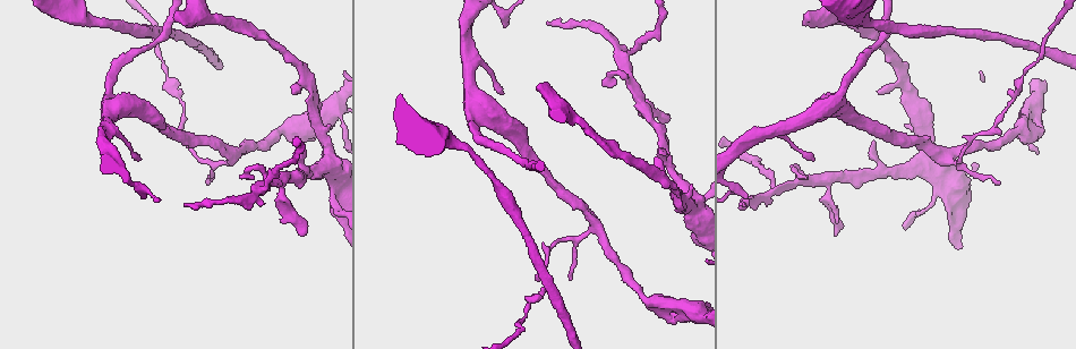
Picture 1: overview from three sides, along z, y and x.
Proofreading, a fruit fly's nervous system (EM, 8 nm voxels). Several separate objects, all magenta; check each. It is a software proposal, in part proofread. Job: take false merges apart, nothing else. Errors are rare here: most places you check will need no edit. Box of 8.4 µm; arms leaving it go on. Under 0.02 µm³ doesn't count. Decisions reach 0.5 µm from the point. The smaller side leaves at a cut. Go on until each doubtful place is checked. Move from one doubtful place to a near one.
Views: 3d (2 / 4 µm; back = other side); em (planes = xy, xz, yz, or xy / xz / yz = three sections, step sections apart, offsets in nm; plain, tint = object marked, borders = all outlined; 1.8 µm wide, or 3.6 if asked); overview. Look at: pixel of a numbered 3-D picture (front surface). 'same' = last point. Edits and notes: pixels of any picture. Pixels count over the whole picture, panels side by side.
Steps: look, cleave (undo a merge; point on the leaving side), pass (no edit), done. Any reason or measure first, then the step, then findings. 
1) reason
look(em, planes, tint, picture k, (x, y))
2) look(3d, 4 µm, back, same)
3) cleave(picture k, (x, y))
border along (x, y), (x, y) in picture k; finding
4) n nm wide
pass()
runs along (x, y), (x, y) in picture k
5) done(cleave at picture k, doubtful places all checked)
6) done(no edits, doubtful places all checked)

abrupt turn
look(em, yz, step 8, tint, picture 1, (1031, 114))

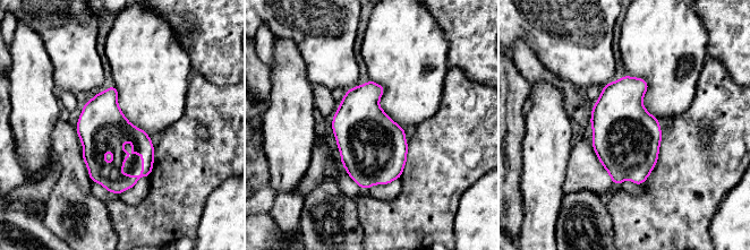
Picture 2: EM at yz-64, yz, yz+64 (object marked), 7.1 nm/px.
cut it another way
look(em, xy, step 16, tint, same)

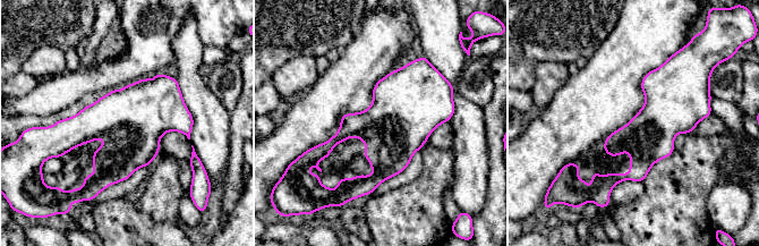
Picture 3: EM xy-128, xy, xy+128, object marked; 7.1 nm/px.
pass()
one neuron here

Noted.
look(em, planes, tint, picture 1, (1021, 128))

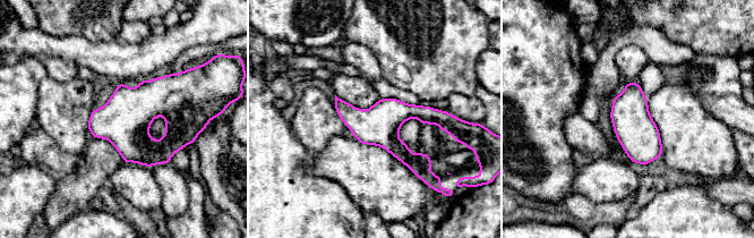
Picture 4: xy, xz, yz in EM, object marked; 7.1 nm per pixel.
280 nm wide
pass()
runs along (337, 101), (352, 116), (443, 115) in picture 4; continuous, no second neuron

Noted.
thin neck
look(em, xz, step 4, tint, picture 1, (310, 92))

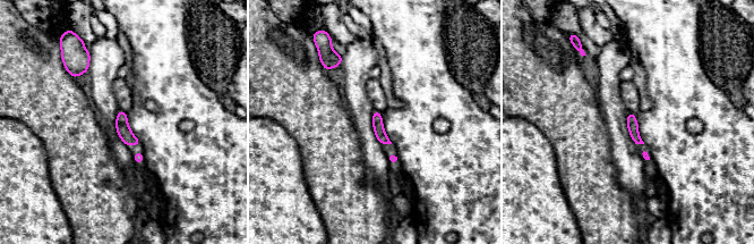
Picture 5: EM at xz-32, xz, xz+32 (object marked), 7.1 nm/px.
another direction
look(em, planes, tint, same)

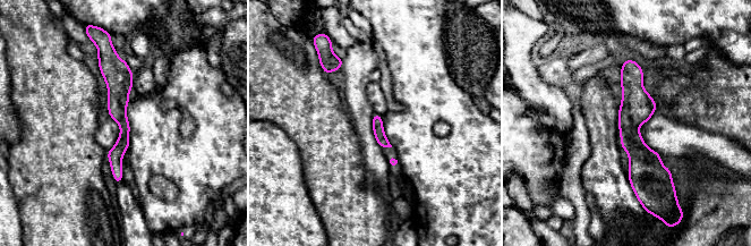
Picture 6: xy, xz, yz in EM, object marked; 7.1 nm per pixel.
80 nm wide
pass()
runs along (628, 62), (641, 192) in picture 6; all the same neuron

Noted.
four arms meet
look(3d, 4 µm, picture 1, (693, 206))

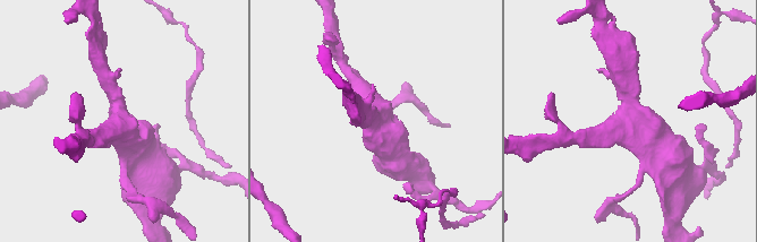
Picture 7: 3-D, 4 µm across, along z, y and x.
4 arms
look(em, 3.6 µm, planes, tint, picture 7, (125, 127))

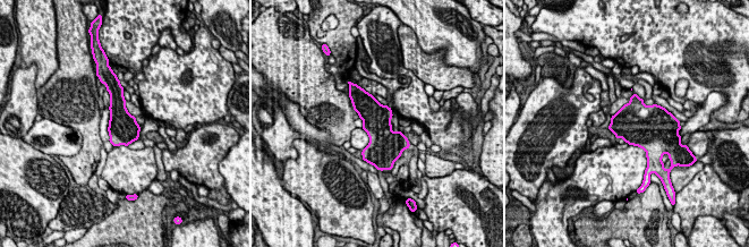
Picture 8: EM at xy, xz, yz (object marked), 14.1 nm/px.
pass()
continuous, no second neuron

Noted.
done(no edits, doubtful places all checked)

